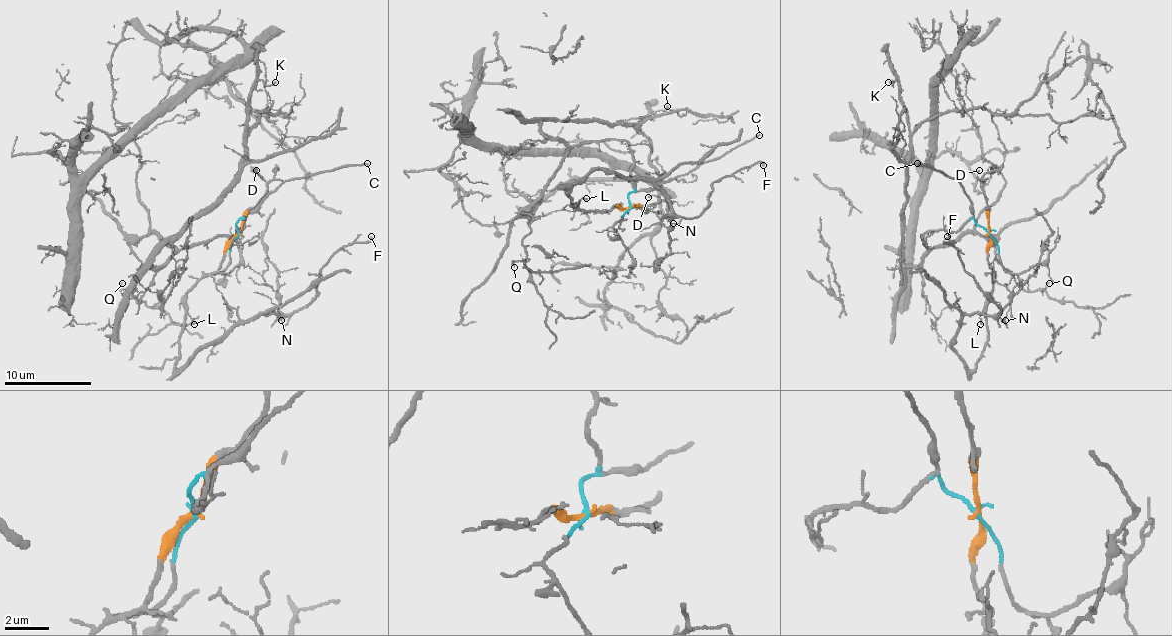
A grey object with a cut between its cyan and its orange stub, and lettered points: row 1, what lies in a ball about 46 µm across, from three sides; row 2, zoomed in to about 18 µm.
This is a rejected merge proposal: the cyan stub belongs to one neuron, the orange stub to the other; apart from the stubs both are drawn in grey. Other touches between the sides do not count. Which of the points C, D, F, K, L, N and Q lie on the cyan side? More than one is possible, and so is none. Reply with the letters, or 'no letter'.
C, K, Q

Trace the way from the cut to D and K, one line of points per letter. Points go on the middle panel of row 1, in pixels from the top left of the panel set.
D: (629, 206), (646, 206), (659, 200), (655, 195), (648, 198)
K: (629, 206), (635, 180), (629, 143), (563, 145), (541, 130), (541, 121), (600, 119), (637, 128), (668, 106)

